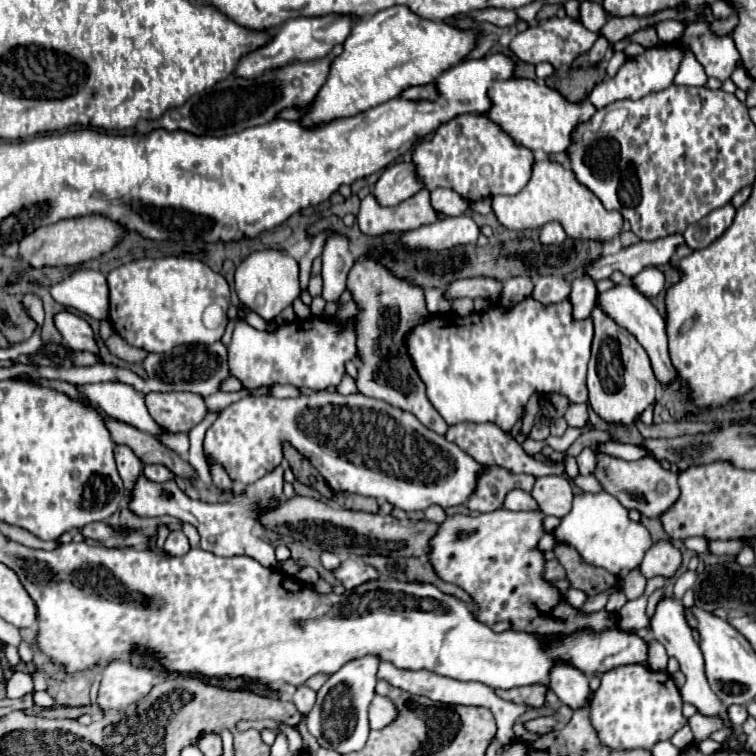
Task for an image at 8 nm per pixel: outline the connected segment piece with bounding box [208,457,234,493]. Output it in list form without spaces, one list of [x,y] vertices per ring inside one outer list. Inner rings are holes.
[[[208,457],[208,463],[210,463],[210,475],[212,475],[212,481],[214,481],[214,485],[220,489],[220,491],[224,491],[224,493],[228,493],[228,491],[232,491],[232,479],[228,477],[228,473],[222,469],[222,465],[220,463],[216,463],[216,461],[210,461],[210,457]]]

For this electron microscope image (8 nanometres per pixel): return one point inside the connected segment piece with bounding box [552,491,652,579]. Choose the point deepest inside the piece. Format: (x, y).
(598, 527)

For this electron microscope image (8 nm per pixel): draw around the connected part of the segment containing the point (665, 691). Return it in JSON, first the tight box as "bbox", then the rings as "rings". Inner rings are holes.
{"bbox":[590,665,684,751],"rings":[[[620,665],[600,675],[600,687],[594,693],[590,721],[602,745],[610,751],[652,749],[658,741],[670,739],[684,727],[680,691],[666,671],[654,671],[644,665]]]}

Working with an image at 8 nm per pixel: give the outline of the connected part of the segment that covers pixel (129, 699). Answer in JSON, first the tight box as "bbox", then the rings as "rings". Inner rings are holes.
{"bbox":[98,661,154,711],"rings":[[[112,661],[102,671],[98,705],[102,711],[120,711],[136,703],[152,689],[154,675],[150,669],[138,669],[124,661]]]}

